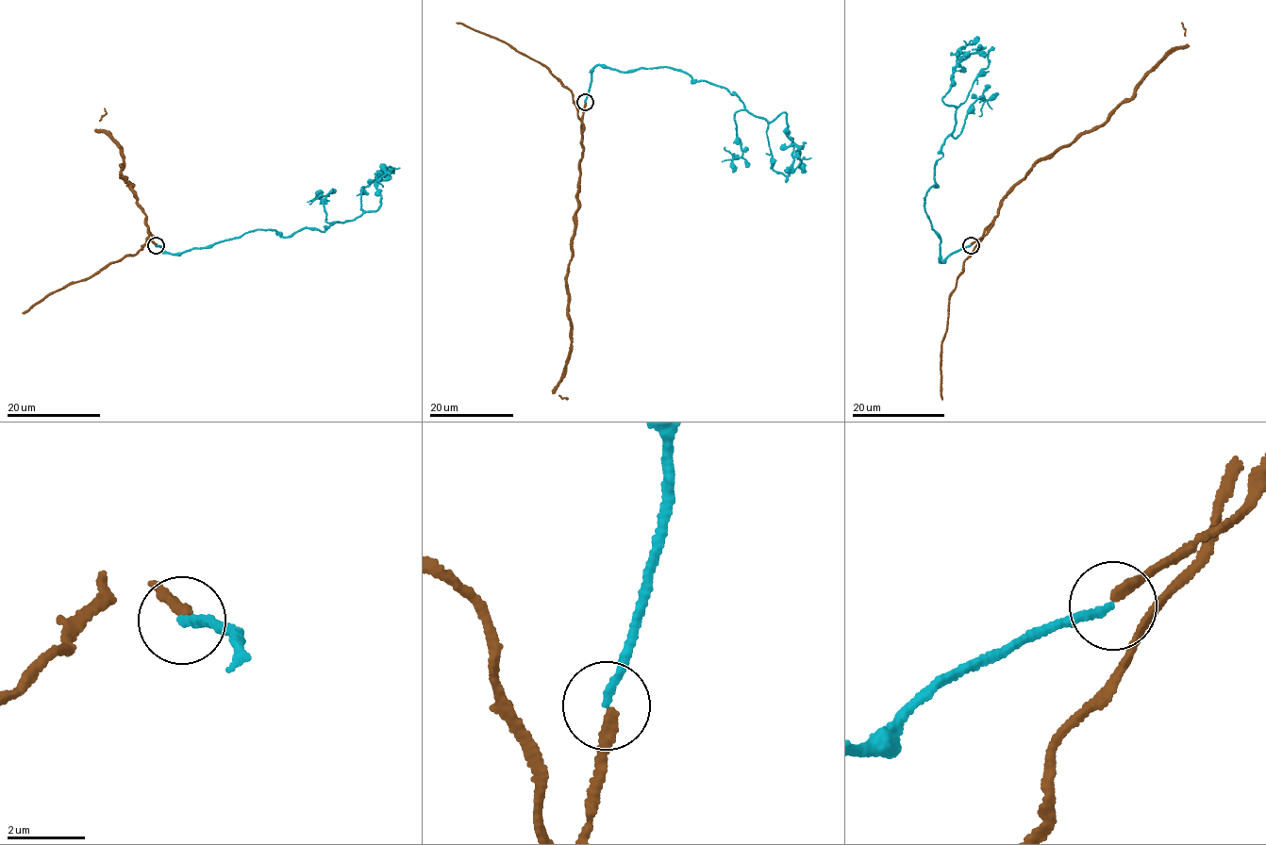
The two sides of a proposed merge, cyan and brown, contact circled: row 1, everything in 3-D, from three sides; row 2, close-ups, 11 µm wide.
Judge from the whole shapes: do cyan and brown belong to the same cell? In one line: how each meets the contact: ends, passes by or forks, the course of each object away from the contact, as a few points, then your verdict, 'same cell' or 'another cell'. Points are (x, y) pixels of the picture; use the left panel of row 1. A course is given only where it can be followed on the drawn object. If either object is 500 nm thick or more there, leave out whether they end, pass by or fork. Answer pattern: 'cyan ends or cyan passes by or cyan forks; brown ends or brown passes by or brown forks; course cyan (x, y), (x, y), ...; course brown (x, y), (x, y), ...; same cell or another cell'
cyan ends; brown ends; course cyan (155, 245), (179, 253), (262, 229), (284, 237), (310, 227), (323, 231), (376, 211), (384, 165), (394, 169); course brown (155, 245), (134, 185), (120, 175), (122, 148), (110, 134), (99, 130), (100, 120), (107, 113), (104, 108); another cell

